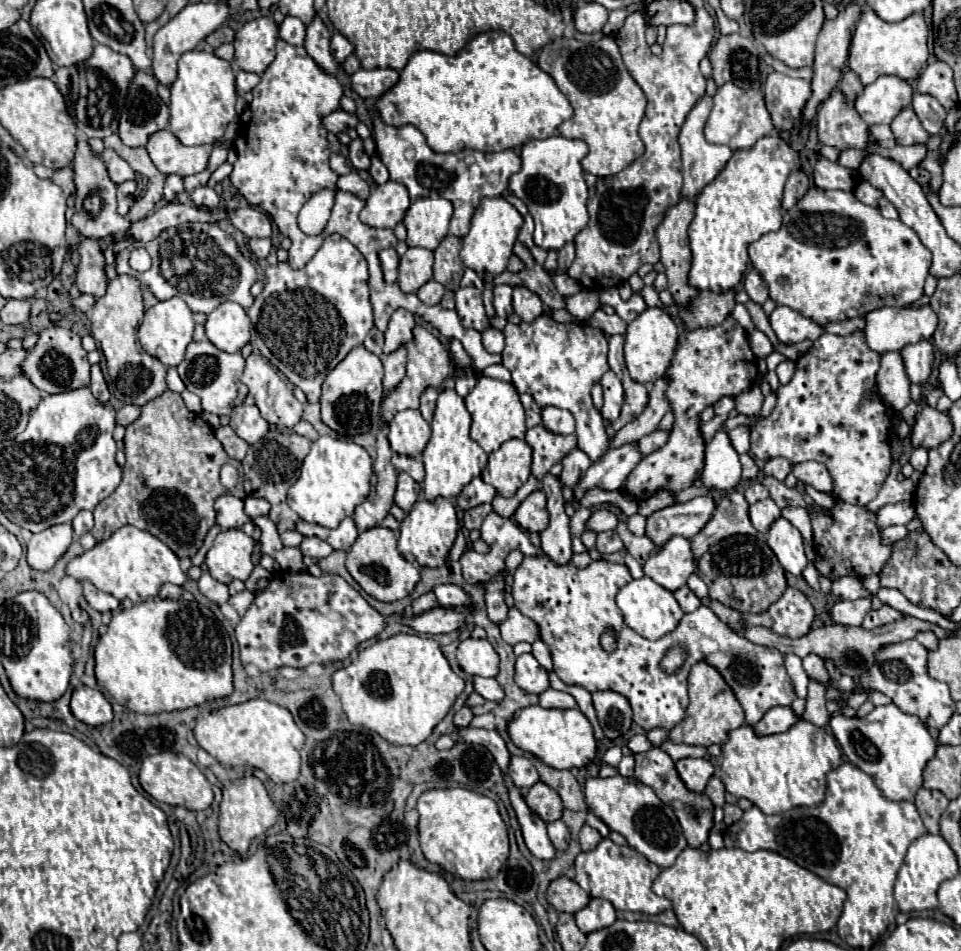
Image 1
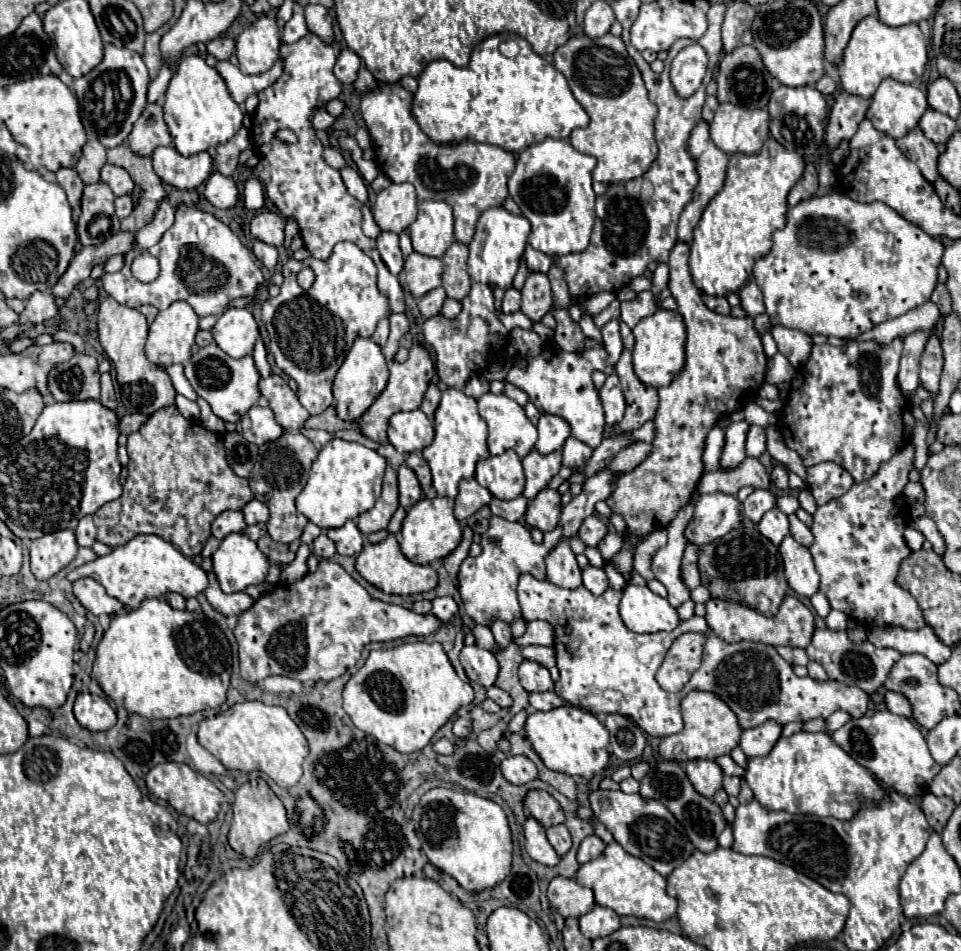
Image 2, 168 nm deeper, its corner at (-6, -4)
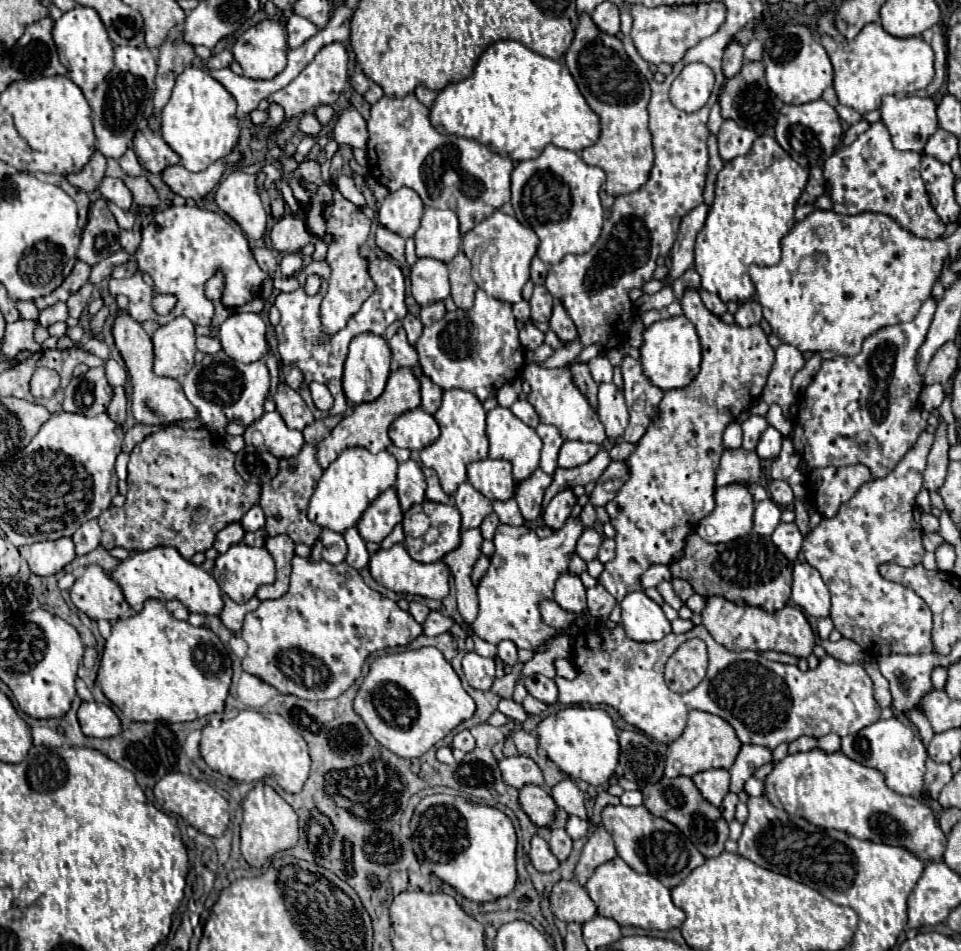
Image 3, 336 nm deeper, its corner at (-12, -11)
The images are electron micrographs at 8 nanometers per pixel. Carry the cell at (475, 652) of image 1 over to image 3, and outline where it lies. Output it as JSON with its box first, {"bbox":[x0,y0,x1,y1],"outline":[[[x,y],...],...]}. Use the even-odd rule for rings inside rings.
{"bbox":[462,651,496,691],"outline":[[[472,651],[464,655],[462,669],[464,669],[464,677],[470,687],[482,689],[482,691],[488,691],[492,687],[494,671],[496,671],[496,663],[492,659],[480,657],[478,653]]]}

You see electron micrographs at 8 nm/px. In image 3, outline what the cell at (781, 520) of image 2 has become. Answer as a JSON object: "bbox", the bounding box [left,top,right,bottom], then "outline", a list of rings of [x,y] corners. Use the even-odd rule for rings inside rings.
{"bbox":[772,523,802,561],"outline":[[[780,523],[776,527],[776,531],[772,533],[772,541],[774,545],[786,555],[786,559],[794,561],[796,555],[800,553],[800,547],[802,547],[802,533],[798,531],[796,523]]]}

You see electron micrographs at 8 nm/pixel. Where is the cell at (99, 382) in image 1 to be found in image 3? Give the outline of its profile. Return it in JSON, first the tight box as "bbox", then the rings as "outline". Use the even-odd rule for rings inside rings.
{"bbox":[108,387,126,425],"outline":[[[122,387],[114,389],[114,397],[108,405],[108,415],[118,425],[122,425],[126,421],[126,393],[124,393]]]}

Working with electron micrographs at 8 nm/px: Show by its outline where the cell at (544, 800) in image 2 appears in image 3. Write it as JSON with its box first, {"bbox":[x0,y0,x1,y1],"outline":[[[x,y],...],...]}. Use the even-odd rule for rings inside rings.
{"bbox":[518,785,558,827],"outline":[[[538,785],[522,787],[518,801],[534,825],[546,827],[554,821],[554,813],[558,807],[556,807],[552,795],[544,787],[538,787]]]}

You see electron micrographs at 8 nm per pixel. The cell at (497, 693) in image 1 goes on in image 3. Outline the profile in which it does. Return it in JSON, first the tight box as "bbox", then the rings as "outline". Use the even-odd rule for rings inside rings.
{"bbox":[498,699,528,723],"outline":[[[500,699],[500,705],[498,705],[498,711],[502,711],[508,719],[512,719],[512,721],[520,721],[520,723],[524,723],[526,719],[528,719],[528,713],[516,703],[516,701],[508,701],[508,699]]]}

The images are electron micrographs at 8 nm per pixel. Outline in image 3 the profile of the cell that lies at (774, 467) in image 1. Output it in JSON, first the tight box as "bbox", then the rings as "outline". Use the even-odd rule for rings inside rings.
{"bbox":[768,481,794,507],"outline":[[[770,481],[768,491],[770,491],[772,501],[778,503],[780,507],[790,507],[794,503],[792,489],[790,489],[790,485],[786,481]]]}

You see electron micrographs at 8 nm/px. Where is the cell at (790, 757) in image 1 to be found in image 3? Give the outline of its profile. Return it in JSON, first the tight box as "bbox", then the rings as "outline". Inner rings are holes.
{"bbox":[766,749,944,863],"outline":[[[812,749],[778,761],[766,777],[766,797],[774,807],[804,817],[812,825],[834,827],[862,841],[902,847],[924,863],[942,861],[944,833],[932,809],[922,799],[890,791],[878,769],[856,763],[842,751],[828,755]]]}

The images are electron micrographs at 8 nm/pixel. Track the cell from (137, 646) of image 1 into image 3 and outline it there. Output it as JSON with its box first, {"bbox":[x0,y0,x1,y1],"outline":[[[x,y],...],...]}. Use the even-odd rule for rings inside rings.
{"bbox":[98,599,232,721],"outline":[[[150,599],[144,609],[128,619],[118,619],[112,623],[112,635],[106,639],[98,679],[102,693],[132,721],[194,721],[208,713],[224,711],[224,701],[228,697],[232,679],[230,655],[224,643],[206,627],[192,627],[186,621],[170,617],[162,601]]]}

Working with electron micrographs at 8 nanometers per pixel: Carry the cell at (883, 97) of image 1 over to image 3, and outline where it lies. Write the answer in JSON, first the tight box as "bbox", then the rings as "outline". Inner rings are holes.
{"bbox":[882,95,938,153],"outline":[[[886,95],[882,97],[882,123],[900,151],[924,153],[924,145],[938,129],[936,103],[930,97]]]}

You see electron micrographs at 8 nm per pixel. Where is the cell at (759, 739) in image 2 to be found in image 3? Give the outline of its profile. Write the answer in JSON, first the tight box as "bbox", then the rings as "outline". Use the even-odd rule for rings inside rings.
{"bbox":[730,745,772,793],"outline":[[[742,745],[740,753],[730,769],[730,775],[732,775],[730,791],[732,793],[744,791],[744,783],[754,775],[754,771],[770,761],[772,761],[770,749],[762,749],[760,745]]]}

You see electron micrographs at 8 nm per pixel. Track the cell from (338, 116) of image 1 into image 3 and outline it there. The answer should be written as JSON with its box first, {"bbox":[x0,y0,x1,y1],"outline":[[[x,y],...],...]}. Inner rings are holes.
{"bbox":[298,111,322,135],"outline":[[[308,111],[308,113],[304,113],[300,119],[298,119],[298,131],[302,131],[302,133],[306,133],[306,135],[318,135],[320,131],[322,131],[322,125],[318,125],[318,121],[316,121],[316,117],[314,117],[314,113],[312,111]]]}

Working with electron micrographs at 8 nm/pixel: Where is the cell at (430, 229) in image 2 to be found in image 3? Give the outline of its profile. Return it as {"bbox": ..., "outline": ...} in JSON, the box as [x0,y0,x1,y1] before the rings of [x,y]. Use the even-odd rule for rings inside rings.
{"bbox":[414,207,460,261],"outline":[[[428,207],[422,217],[422,225],[414,235],[416,255],[432,257],[438,261],[452,261],[452,257],[460,251],[460,225],[454,211],[442,211]]]}

